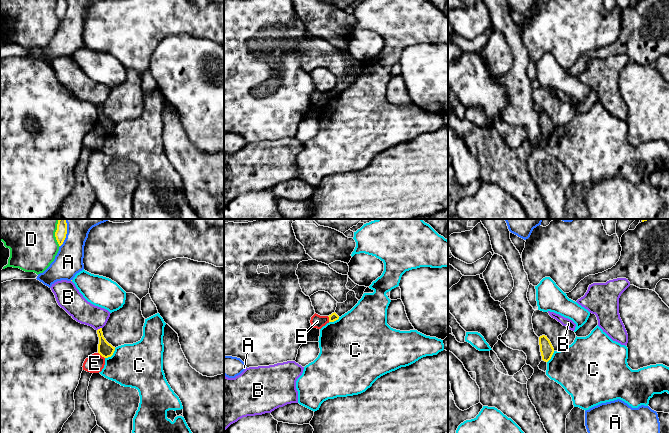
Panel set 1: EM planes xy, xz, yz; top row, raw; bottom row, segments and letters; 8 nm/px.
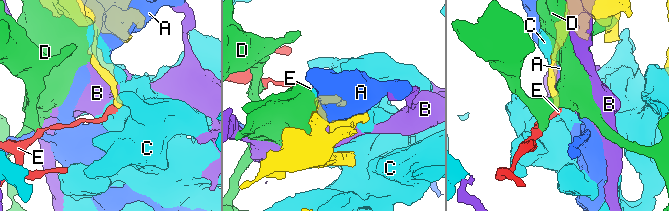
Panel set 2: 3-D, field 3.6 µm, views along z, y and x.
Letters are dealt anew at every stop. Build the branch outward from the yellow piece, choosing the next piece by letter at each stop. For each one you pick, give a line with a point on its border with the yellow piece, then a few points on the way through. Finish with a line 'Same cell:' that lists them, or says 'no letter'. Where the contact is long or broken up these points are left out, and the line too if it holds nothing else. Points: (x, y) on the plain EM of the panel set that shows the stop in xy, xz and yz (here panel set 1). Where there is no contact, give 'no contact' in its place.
Same cell: no letter

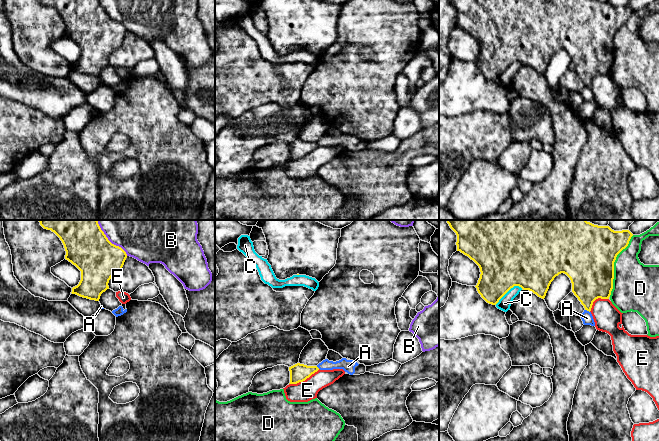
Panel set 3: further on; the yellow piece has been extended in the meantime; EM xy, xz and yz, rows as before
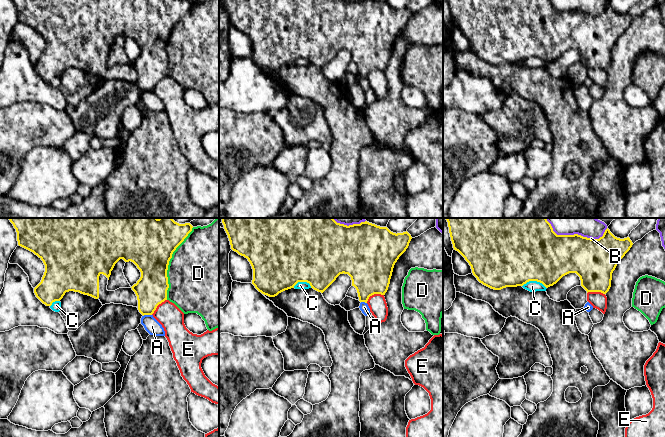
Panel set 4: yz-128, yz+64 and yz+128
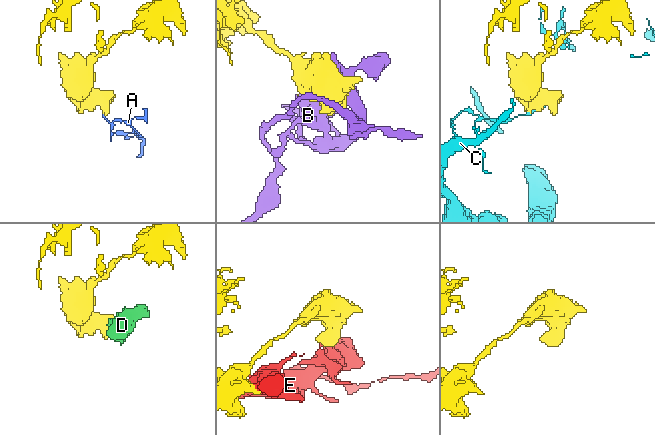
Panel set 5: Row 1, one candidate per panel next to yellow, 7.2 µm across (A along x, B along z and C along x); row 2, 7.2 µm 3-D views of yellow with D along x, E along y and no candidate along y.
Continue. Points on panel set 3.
Same cell: no letter

